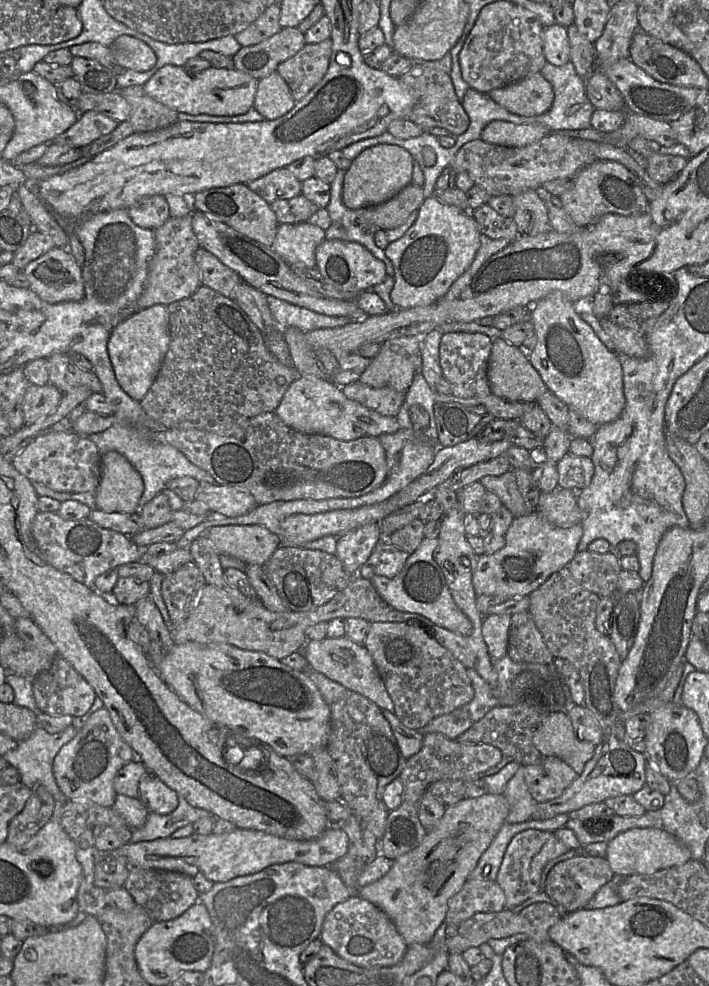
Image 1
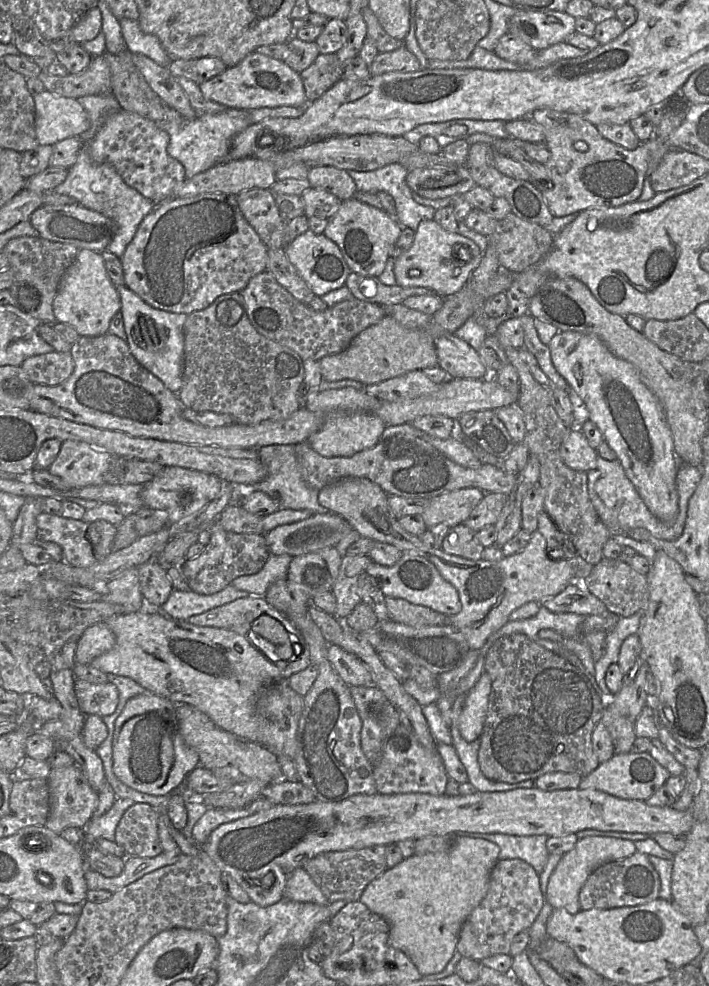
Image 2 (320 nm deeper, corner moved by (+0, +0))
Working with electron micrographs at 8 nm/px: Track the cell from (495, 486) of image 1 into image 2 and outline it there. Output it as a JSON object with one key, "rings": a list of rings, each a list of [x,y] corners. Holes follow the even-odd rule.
{"rings":[[[545,511],[538,515],[537,531],[545,537],[547,553],[551,559],[575,560],[578,557],[571,539],[557,527]]]}

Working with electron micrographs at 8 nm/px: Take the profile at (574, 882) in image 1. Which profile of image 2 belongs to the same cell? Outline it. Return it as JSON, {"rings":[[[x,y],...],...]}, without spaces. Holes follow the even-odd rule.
{"rings":[[[636,852],[597,867],[587,878],[579,893],[582,910],[639,906],[659,898],[660,879],[648,855]]]}

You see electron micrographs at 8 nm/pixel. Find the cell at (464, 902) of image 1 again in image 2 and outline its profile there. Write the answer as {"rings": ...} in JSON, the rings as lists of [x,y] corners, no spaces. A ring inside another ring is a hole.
{"rings":[[[516,858],[499,860],[490,873],[487,894],[462,925],[456,950],[475,961],[509,954],[513,938],[531,928],[544,903],[540,876],[530,864]]]}

